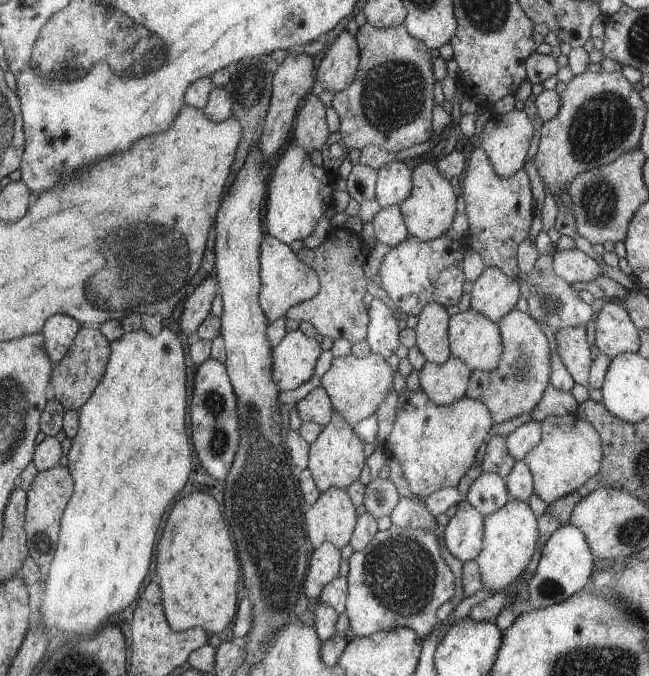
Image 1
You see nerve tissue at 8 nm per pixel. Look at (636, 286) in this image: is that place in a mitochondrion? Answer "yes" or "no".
no

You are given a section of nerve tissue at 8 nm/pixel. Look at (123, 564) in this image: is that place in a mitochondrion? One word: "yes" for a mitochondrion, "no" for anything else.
no

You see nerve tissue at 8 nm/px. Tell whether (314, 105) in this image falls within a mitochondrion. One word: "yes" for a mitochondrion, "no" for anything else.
no

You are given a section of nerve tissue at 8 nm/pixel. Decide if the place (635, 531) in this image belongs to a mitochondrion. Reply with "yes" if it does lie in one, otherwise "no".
yes

